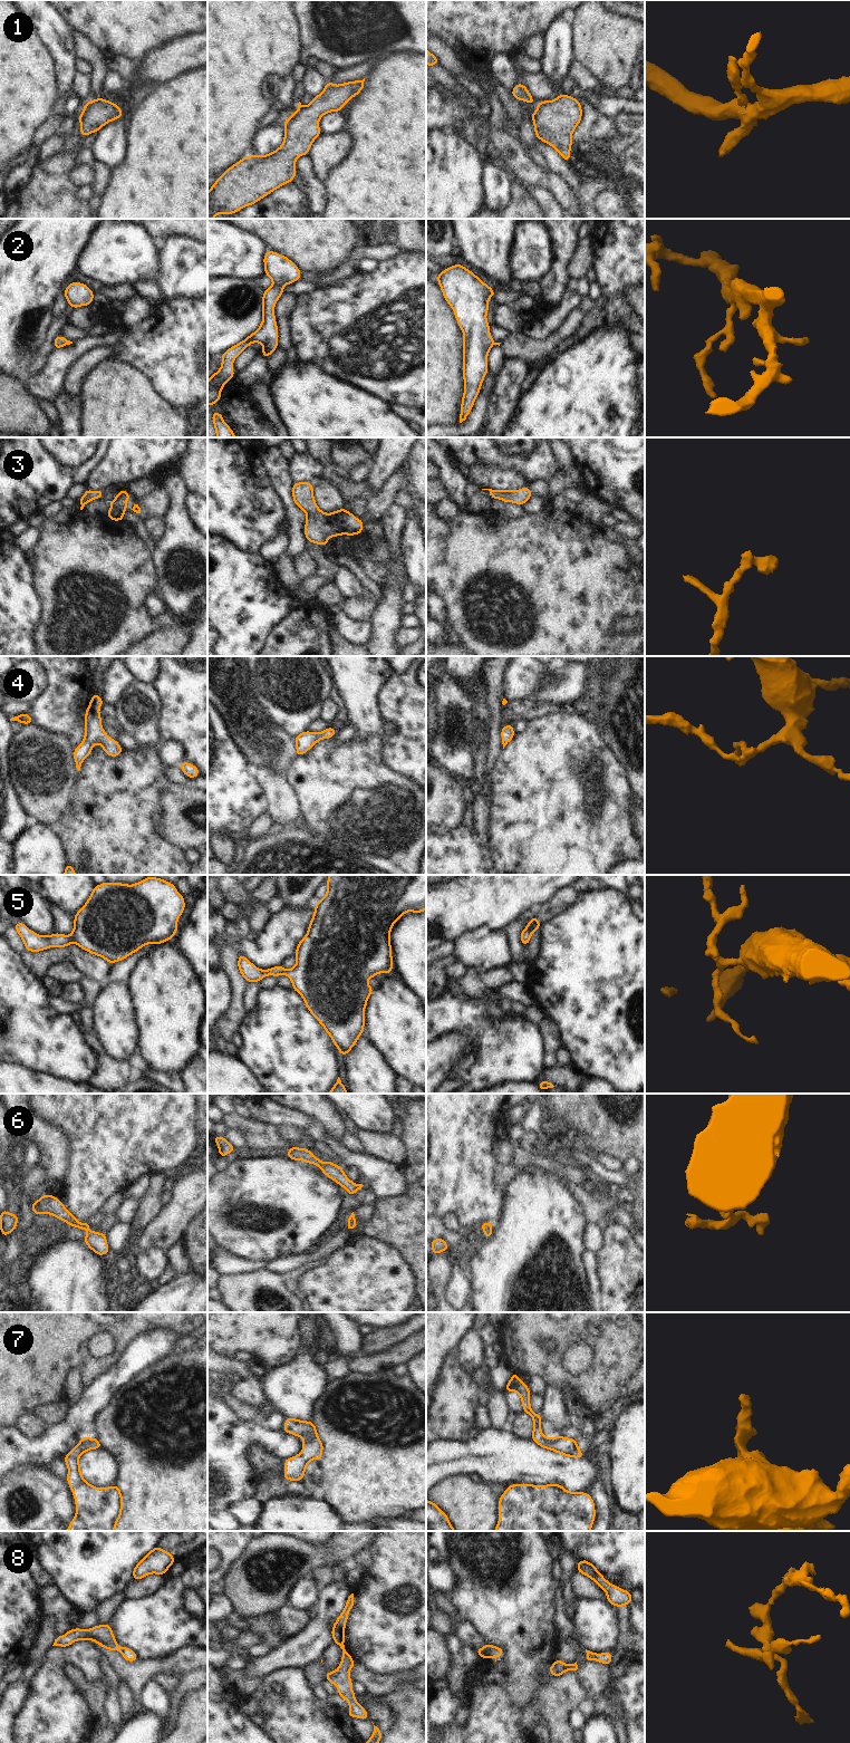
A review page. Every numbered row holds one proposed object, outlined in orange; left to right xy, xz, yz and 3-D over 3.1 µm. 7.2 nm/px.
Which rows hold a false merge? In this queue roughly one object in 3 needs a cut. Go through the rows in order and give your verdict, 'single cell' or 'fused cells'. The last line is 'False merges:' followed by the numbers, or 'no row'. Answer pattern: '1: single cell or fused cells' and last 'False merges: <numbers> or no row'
1: fused cells
2: single cell
3: single cell
4: single cell
5: single cell
6: single cell
7: single cell
8: single cell
False merges: 1

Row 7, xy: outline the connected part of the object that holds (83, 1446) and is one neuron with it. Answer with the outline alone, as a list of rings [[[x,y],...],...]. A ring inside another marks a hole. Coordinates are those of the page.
[[[80,1437],[80,1442],[64,1457],[68,1467],[67,1482],[75,1499],[76,1514],[66,1531],[115,1531],[118,1520],[122,1518],[123,1496],[117,1485],[108,1487],[95,1487],[81,1475],[79,1456],[89,1450],[99,1450],[102,1444],[96,1437]]]

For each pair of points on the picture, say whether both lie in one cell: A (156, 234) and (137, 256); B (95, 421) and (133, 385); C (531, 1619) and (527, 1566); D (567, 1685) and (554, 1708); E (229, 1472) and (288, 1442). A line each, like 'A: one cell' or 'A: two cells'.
A: two cells
B: one cell
C: one cell
D: one cell
E: one cell

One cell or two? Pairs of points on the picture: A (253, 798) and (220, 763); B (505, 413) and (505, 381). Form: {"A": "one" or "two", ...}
{"A": "one", "B": "one"}

